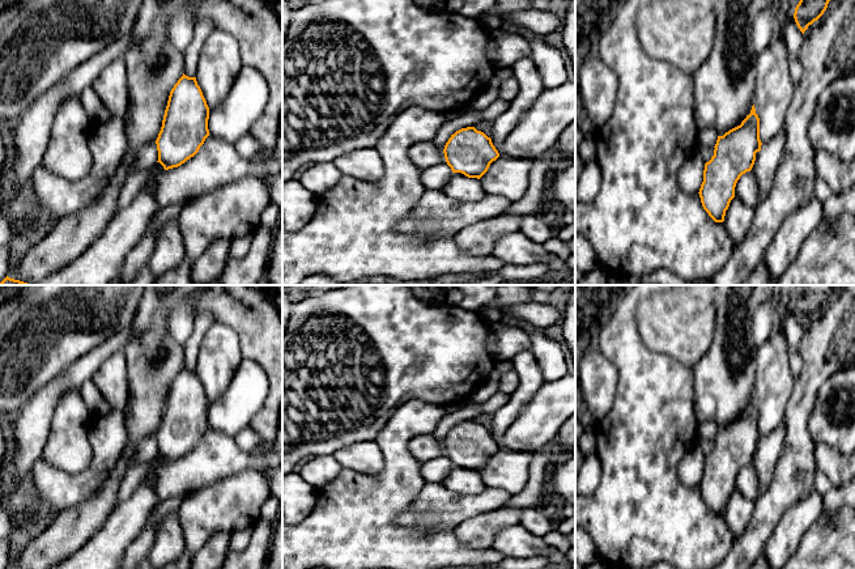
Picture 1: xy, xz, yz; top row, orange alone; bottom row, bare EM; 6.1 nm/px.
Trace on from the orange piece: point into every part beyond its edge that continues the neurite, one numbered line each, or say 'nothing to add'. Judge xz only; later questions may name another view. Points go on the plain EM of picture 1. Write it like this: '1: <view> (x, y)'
1: xz (460, 480)

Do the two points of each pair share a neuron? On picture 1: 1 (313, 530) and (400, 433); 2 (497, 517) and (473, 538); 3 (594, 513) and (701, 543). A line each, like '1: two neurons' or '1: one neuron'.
1: one neuron
2: one neuron
3: one neuron

